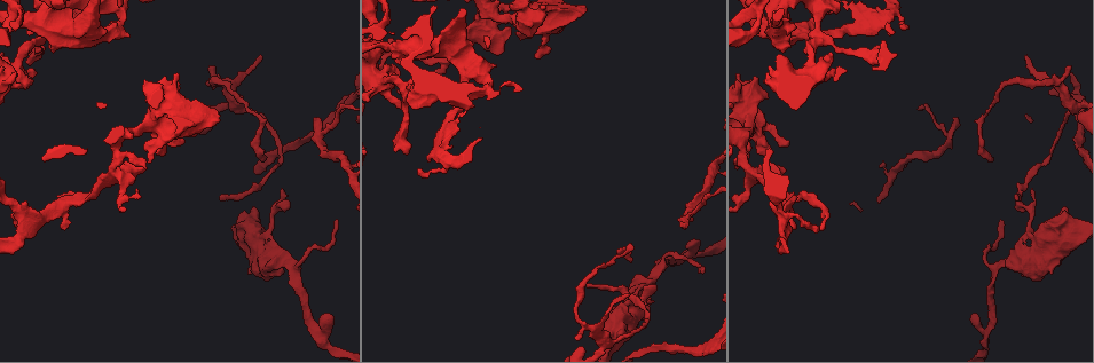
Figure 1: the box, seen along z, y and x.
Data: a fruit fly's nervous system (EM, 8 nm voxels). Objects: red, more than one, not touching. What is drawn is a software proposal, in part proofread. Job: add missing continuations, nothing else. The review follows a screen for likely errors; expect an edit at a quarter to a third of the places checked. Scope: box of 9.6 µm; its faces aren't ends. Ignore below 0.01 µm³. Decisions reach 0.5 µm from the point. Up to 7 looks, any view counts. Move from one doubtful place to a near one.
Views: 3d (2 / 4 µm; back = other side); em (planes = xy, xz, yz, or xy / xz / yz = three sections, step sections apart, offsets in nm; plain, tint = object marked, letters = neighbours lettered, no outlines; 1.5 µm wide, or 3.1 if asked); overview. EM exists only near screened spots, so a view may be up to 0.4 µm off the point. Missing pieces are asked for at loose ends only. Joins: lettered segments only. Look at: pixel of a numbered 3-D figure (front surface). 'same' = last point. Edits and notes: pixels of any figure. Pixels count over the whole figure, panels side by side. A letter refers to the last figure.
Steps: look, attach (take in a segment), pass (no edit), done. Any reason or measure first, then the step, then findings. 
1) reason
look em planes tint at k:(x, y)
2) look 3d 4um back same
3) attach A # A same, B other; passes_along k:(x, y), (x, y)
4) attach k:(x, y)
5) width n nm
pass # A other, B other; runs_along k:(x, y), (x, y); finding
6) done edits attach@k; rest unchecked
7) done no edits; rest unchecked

end of a long branch
look em planes letters at 1:(588, 288)

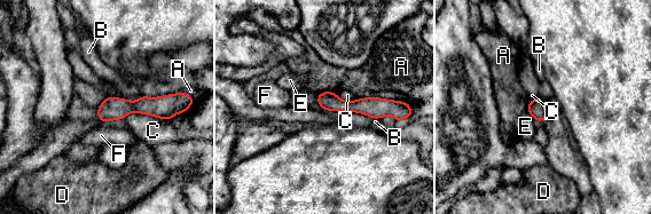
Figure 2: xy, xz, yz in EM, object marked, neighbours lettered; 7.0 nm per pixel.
pass # A other, B other, C other, D other, E other, F other; border 2:(123, 118), (139, 112), (169, 120); no lettered segment goes on from it

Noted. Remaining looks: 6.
branch stops here
look 3d 2um at 1:(629, 296)

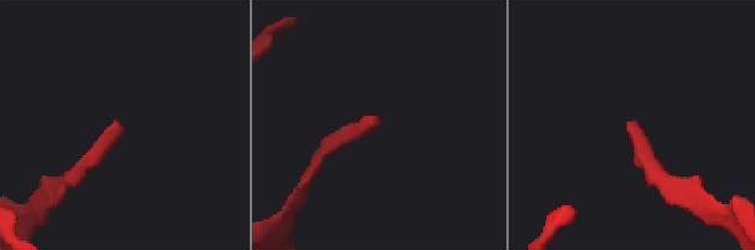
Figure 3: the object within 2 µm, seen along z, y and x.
shape alone is not enough
look em planes letters at 3:(629, 125)

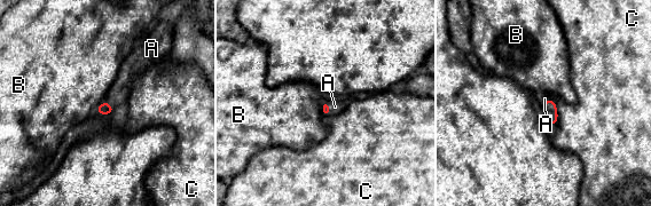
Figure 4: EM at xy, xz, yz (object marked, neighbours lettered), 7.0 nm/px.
attach A # A same, B other, C other; passes_along 4:(326, 109), (329, 109), (335, 107); the neuron continues

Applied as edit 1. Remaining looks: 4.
look overview

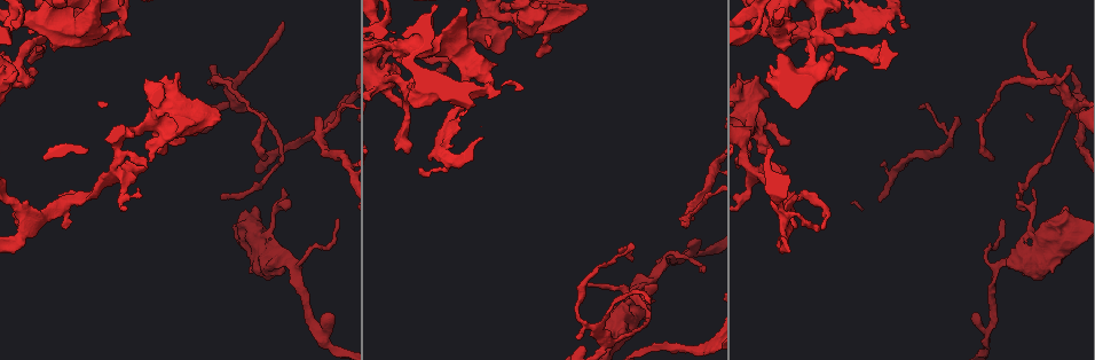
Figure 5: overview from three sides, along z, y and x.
free end
look 3d 4um at 5:(315, 119)

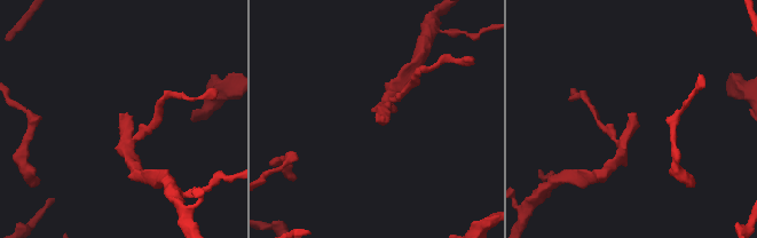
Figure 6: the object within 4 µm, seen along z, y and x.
need the tissue
look em yz step 4 tint at 6:(631, 114)

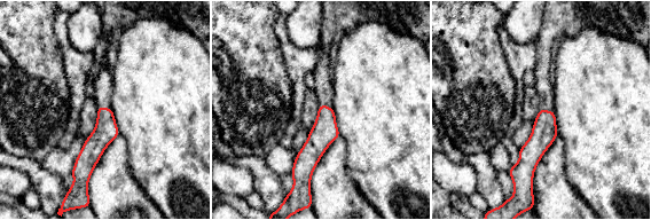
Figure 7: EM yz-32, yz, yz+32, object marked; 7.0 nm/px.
cut it another way
look em planes letters same

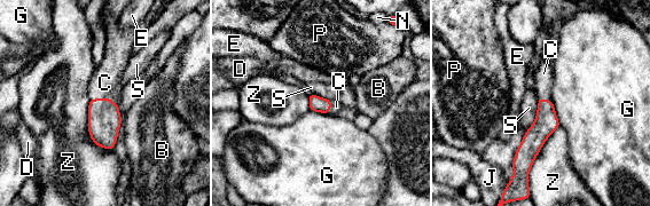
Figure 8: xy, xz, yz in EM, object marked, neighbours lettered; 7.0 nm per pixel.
attach C # B other, C same, D other, E other, G other, J other, N other, P other, S other, Z other; passes_along 8:(104, 119), (103, 98), (104, 82); it goes on there

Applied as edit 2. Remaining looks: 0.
done edits attach@4, attach@8; rest unchecked

